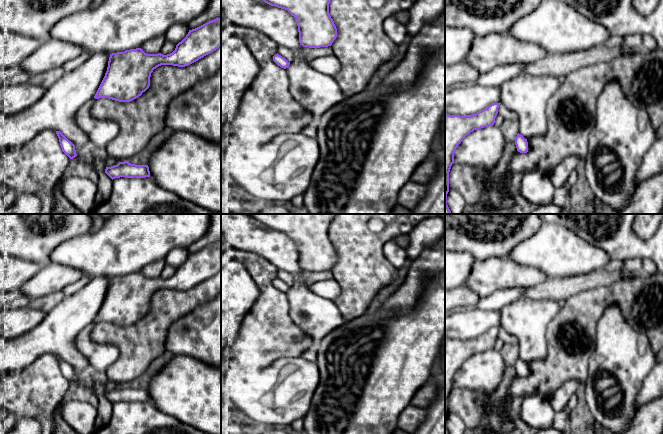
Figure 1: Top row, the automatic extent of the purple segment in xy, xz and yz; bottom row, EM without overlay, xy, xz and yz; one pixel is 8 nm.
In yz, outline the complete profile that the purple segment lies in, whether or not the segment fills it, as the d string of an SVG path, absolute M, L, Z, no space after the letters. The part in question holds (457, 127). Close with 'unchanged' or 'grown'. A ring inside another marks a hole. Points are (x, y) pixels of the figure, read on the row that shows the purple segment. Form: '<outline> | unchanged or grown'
M493 103L472 115L450 115L445 112L445 214L452 214L447 205L449 172L454 163L454 153L462 140L471 132L493 126L501 103Z | unchanged

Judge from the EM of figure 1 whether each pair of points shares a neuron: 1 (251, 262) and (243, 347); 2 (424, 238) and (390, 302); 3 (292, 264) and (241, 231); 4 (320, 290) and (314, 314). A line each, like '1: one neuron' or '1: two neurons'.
1: one neuron
2: one neuron
3: one neuron
4: two neurons

